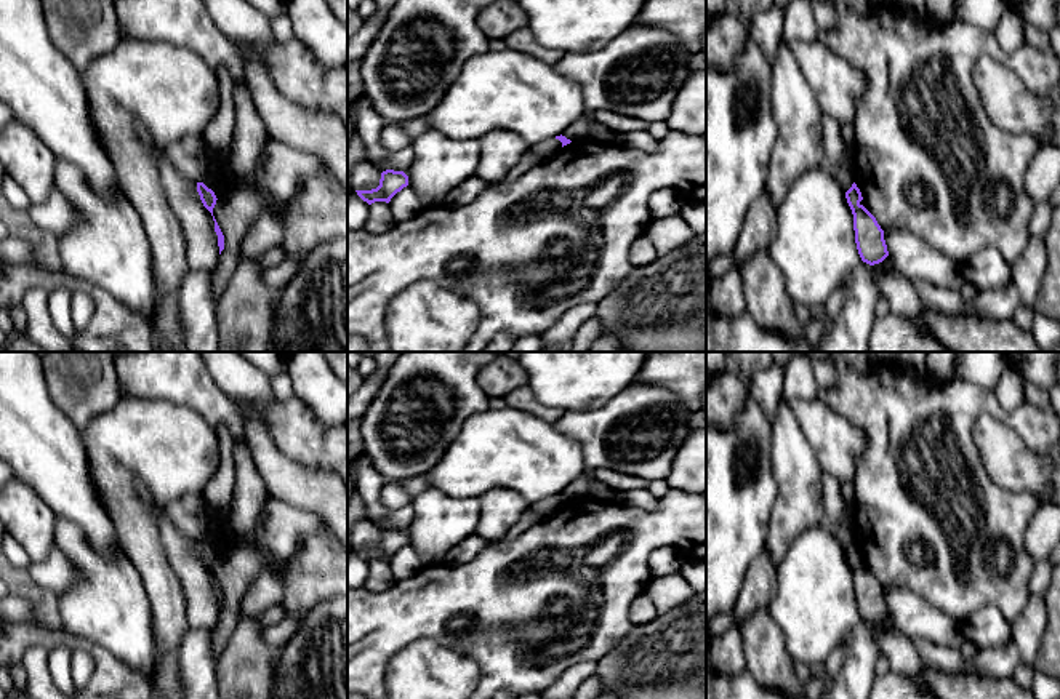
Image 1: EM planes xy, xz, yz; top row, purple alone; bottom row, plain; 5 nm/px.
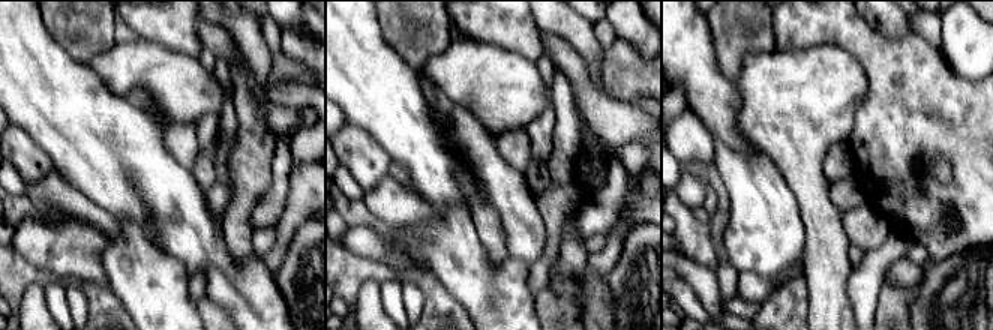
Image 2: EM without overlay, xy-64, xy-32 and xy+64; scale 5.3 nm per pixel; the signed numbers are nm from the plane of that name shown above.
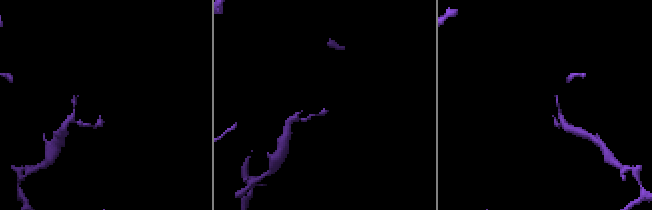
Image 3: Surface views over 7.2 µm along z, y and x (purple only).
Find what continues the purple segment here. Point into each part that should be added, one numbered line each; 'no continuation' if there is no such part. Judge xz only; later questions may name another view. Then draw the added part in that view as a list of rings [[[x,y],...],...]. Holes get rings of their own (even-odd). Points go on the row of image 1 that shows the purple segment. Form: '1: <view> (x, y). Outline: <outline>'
no continuation

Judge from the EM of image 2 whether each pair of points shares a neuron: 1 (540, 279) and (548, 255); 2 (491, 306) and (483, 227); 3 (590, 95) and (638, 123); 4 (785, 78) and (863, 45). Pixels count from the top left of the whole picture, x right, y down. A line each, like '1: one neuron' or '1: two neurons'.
1: one neuron
2: two neurons
3: one neuron
4: two neurons

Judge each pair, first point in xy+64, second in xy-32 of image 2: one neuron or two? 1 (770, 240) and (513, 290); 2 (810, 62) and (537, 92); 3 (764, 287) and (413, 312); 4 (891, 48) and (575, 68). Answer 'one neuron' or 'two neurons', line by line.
1: one neuron
2: one neuron
3: one neuron
4: two neurons

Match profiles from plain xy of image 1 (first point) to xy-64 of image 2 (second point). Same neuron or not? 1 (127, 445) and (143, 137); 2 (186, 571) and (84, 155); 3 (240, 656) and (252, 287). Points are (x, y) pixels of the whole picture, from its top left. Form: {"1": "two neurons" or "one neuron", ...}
{"1": "two neurons", "2": "one neuron", "3": "two neurons"}

